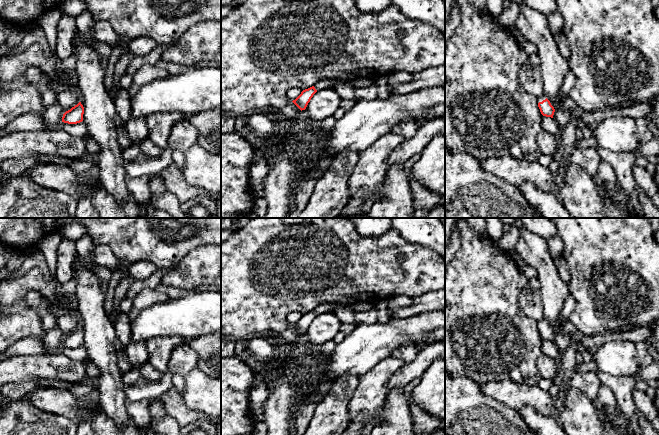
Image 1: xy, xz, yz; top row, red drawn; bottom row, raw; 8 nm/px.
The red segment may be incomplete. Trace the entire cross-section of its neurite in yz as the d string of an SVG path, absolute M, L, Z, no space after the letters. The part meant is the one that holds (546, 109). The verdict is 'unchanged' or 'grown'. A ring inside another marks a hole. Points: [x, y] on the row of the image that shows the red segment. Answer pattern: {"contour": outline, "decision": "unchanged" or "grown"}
{"contour": "M538 54L529 55L526 63L521 68L519 78L521 85L529 94L536 98L541 114L553 118L555 109L544 95L540 57Z", "decision": "grown"}

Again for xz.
{"contour": "M322 80L317 82L314 86L305 89L301 94L292 102L302 111L305 110L313 95L322 89L332 87L333 82L330 80Z", "decision": "grown"}

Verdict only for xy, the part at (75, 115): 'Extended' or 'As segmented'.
As segmented

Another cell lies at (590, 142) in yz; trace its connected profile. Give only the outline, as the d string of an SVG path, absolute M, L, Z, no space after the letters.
M591 136L588 139L582 139L582 140L577 140L572 148L579 149L579 148L585 148L585 147L592 147L596 148L597 147L597 142L595 136Z

